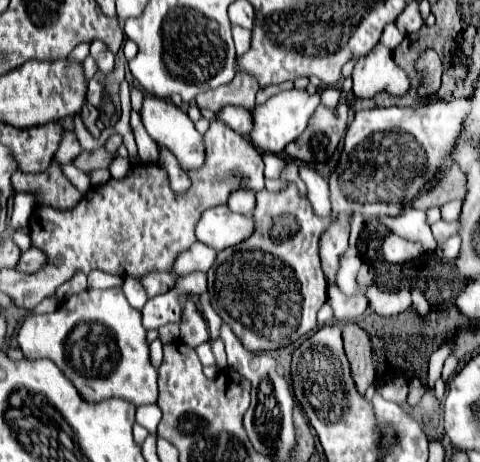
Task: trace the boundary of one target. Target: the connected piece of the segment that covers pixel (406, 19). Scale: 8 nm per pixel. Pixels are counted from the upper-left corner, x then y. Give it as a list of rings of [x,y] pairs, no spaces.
[[[412,1],[404,13],[396,19],[396,27],[400,29],[400,33],[416,33],[420,27],[424,25],[424,19],[420,15],[420,9],[418,9],[418,1]]]

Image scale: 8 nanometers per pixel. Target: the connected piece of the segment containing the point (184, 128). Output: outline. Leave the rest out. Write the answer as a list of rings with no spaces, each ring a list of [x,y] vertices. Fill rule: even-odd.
[[[146,97],[144,99],[144,105],[142,105],[140,117],[142,117],[142,123],[144,123],[148,135],[160,147],[170,149],[184,171],[194,171],[196,167],[202,167],[204,165],[204,137],[196,131],[194,123],[190,121],[190,117],[180,107],[176,107],[174,103],[164,101],[164,99]]]

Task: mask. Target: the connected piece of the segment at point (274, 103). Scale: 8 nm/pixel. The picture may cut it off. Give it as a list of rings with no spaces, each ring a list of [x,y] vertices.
[[[300,89],[282,91],[270,97],[264,105],[256,105],[252,109],[252,115],[254,115],[254,129],[250,133],[252,143],[262,151],[282,155],[284,147],[292,143],[292,139],[298,139],[300,133],[304,133],[304,129],[308,127],[308,119],[312,117],[318,105],[320,105],[320,93],[308,95],[306,91],[300,91]]]

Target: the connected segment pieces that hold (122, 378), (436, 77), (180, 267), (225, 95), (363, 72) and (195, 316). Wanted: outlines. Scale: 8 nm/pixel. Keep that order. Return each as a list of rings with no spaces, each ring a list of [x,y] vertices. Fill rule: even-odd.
[[[122,287],[86,289],[62,301],[54,313],[30,315],[20,327],[18,343],[26,359],[54,361],[88,401],[122,397],[134,405],[156,403],[158,371],[150,363],[142,313],[130,307]]]
[[[432,49],[424,51],[416,61],[416,69],[426,75],[426,83],[418,89],[420,97],[434,95],[440,87],[440,77],[442,77],[442,61],[436,55],[436,51],[432,51]]]
[[[198,241],[176,259],[172,273],[174,275],[190,275],[194,271],[206,273],[212,267],[212,261],[216,261],[216,255],[218,251],[214,247],[208,247]]]
[[[238,71],[228,85],[198,93],[196,103],[198,107],[206,107],[212,111],[220,111],[220,107],[226,105],[242,105],[252,109],[256,105],[258,89],[260,85],[256,83],[256,79],[252,79],[252,75],[248,75],[246,71]]]
[[[378,43],[368,55],[356,61],[352,81],[354,81],[354,95],[362,99],[372,98],[381,91],[402,96],[410,88],[406,71],[394,63],[392,51],[382,43]]]
[[[188,301],[184,313],[182,313],[182,325],[180,325],[180,339],[188,347],[196,347],[200,343],[206,343],[210,339],[208,325],[202,317],[202,313],[196,309],[192,301]]]

